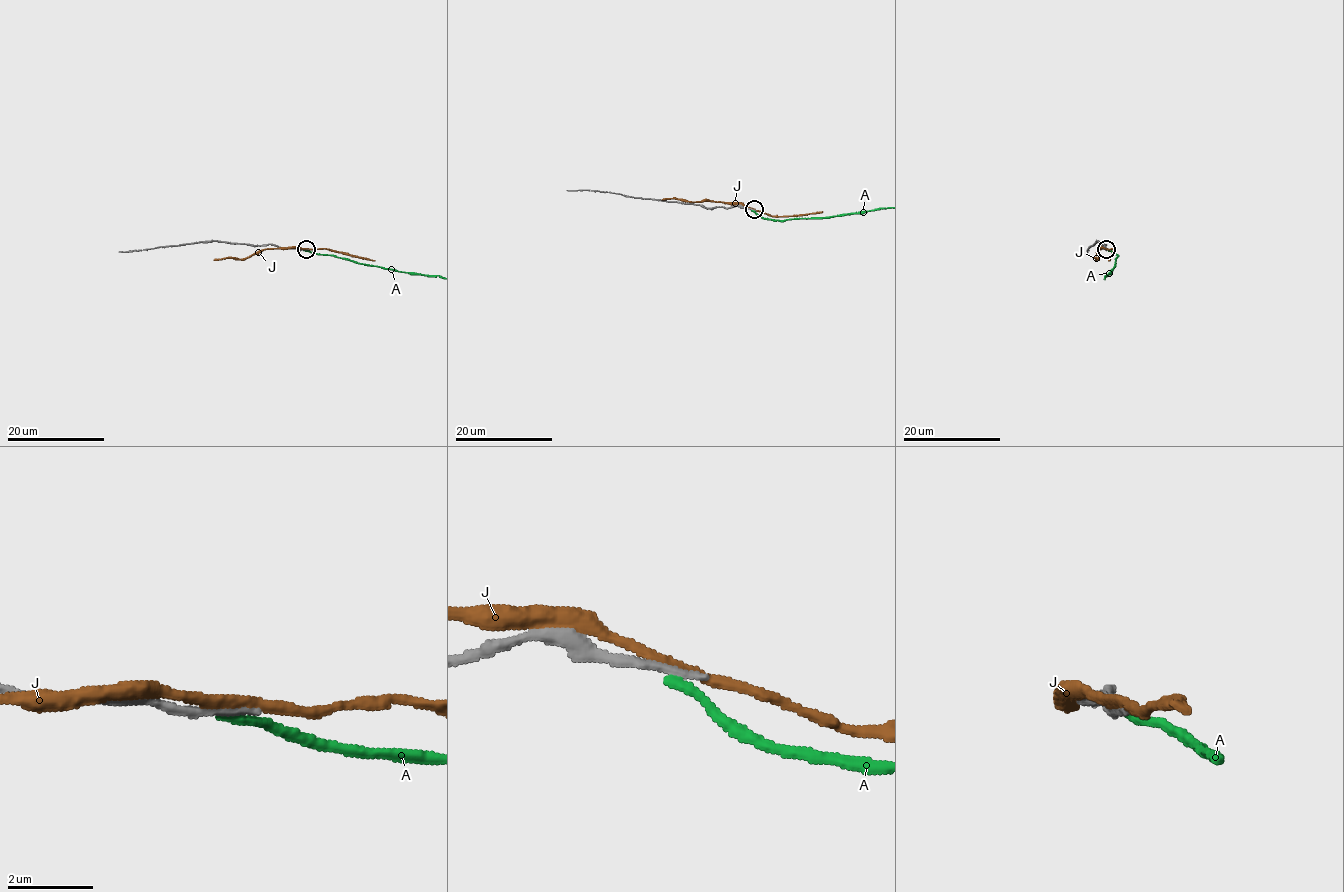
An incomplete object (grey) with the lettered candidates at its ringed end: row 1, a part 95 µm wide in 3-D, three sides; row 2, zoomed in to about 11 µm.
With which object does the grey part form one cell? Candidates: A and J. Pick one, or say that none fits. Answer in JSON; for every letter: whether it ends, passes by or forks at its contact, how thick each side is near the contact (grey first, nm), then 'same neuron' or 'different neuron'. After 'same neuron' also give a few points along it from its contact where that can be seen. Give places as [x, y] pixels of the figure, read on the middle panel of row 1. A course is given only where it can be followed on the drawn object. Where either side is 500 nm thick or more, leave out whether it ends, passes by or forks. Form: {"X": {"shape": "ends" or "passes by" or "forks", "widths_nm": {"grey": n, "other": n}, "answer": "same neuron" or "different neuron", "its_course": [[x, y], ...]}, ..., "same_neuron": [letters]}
{"A": {"shape": "ends", "widths_nm": {"grey": 240, "other": 240}, "answer": "different neuron"}, "J": {"shape": "passes by", "widths_nm": {"grey": 240, "other": 240}, "answer": "different neuron"}, "same_neuron": []}

